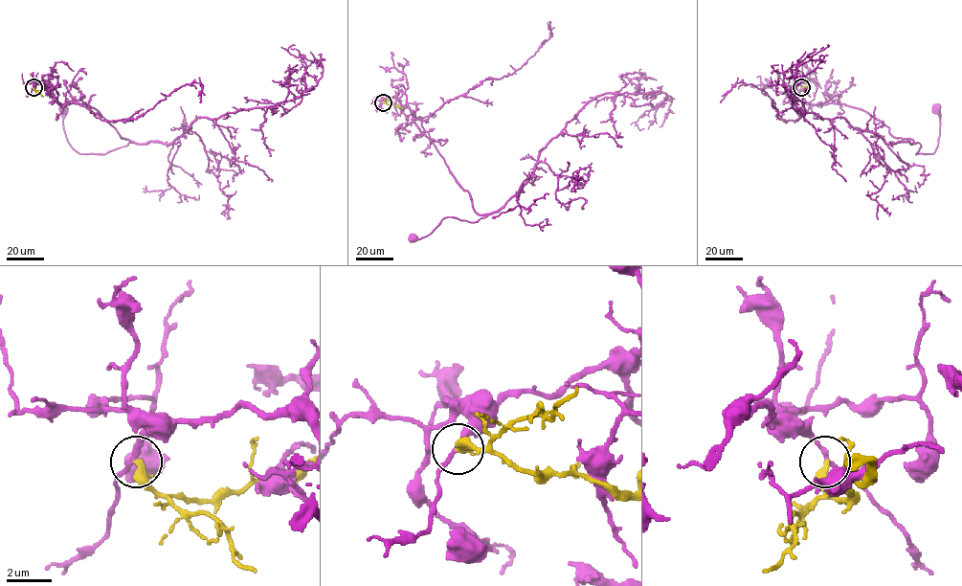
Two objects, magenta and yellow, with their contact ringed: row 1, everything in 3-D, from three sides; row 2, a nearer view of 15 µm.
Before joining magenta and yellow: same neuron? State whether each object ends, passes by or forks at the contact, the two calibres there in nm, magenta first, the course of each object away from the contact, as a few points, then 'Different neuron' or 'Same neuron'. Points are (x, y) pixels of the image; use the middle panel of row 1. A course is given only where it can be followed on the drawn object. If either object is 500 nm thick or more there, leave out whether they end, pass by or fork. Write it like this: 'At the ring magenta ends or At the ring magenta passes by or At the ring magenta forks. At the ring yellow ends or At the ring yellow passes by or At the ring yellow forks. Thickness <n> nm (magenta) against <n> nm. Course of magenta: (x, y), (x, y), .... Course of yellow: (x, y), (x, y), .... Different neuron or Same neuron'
At the ring magenta passes by. At the ring yellow ends. Thickness 180 nm (magenta) against 360 nm. Course of magenta: (382, 102), (406, 95), (417, 127), (473, 209), (487, 215), (445, 217), (413, 236). Course of yellow: (383, 102), (402, 107). Different neuron

